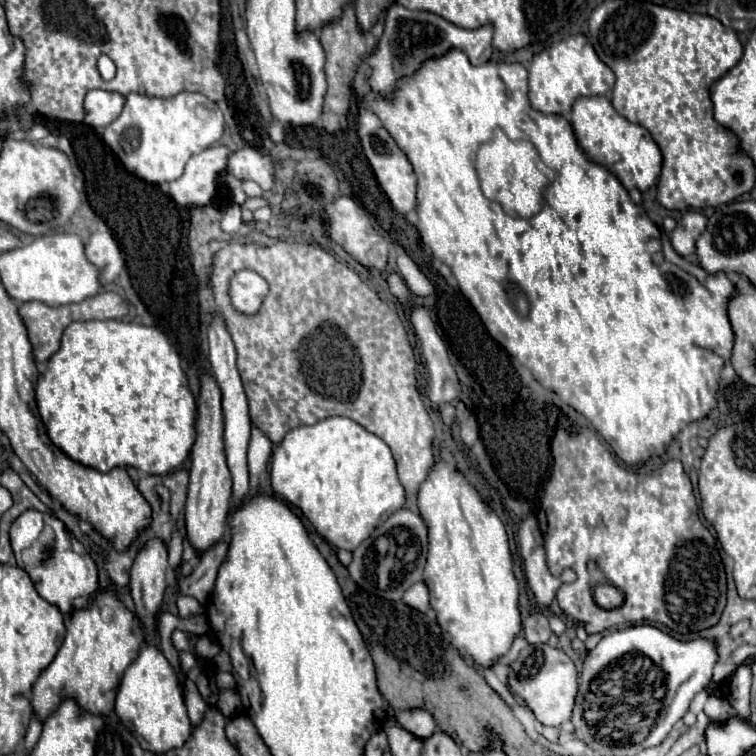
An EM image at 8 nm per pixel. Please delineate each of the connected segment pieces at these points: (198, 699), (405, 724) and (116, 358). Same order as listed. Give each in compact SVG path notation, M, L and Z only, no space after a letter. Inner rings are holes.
M192 680L186 682L184 686L184 702L186 702L186 708L188 708L188 716L190 716L190 722L192 726L200 726L206 710L208 710L208 704L204 702L204 698L200 696L196 684Z
M422 708L398 712L398 714L396 714L396 724L398 724L400 728L408 730L410 734L414 734L414 736L420 738L420 740L430 738L430 736L434 734L434 730L436 730L434 718L432 718L426 710L422 710Z
M120 320L72 322L62 334L58 352L54 352L50 356L46 366L48 366L48 370L44 374L40 374L38 384L36 384L36 404L38 404L40 418L46 426L46 432L50 436L52 444L60 452L64 452L68 458L72 458L78 464L100 470L100 472L110 472L112 468L130 468L132 466L132 468L146 472L146 474L166 474L166 472L176 470L184 464L184 460L190 454L192 444L194 444L196 404L194 404L194 396L188 388L188 380L184 378L184 372L180 366L180 356L178 356L176 348L172 346L170 338L166 338L166 334L162 334L162 330L154 330L152 326L142 326L142 324L132 324L132 322L120 322Z

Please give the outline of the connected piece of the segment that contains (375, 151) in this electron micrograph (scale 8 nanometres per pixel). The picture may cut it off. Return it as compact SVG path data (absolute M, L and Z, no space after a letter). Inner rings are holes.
M362 108L358 116L358 136L362 142L364 154L376 174L376 180L380 188L386 192L386 196L390 198L394 210L398 210L400 214L408 214L410 210L414 210L418 206L418 198L416 198L416 174L410 166L410 160L398 148L398 144L388 134L388 130L382 126L382 122L376 118L376 114L372 114L368 108Z

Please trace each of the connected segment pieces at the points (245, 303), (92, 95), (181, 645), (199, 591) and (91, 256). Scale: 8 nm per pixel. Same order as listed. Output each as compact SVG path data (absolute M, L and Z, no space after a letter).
M240 270L230 282L232 304L236 310L244 314L254 314L260 308L266 296L266 290L268 290L266 280L254 274L252 270Z
M90 90L84 98L84 124L100 128L108 126L118 118L124 106L124 96L106 92L106 90Z
M174 630L174 634L172 634L172 644L174 644L178 650L192 650L190 634L180 632L180 630Z
M228 540L218 542L214 548L210 548L206 554L202 554L200 562L194 566L190 576L180 578L178 582L178 592L184 596L194 596L202 606L208 602L208 594L214 588L216 572L226 560L228 554Z
M96 232L86 244L86 258L100 270L100 284L112 284L124 268L124 256L110 232Z

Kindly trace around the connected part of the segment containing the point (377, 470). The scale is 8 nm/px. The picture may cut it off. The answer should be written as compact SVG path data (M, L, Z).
M342 416L292 428L272 452L270 484L280 500L302 510L322 538L350 552L406 502L386 442Z

